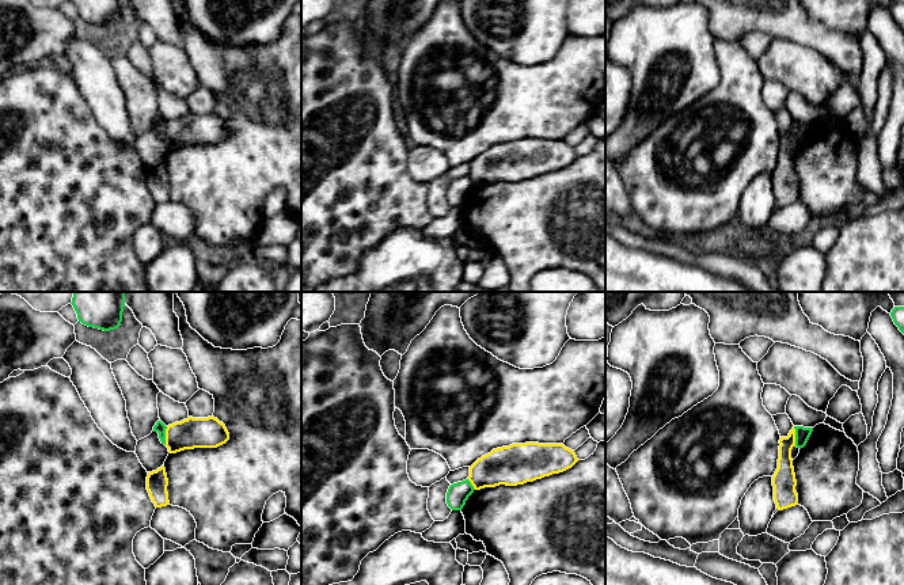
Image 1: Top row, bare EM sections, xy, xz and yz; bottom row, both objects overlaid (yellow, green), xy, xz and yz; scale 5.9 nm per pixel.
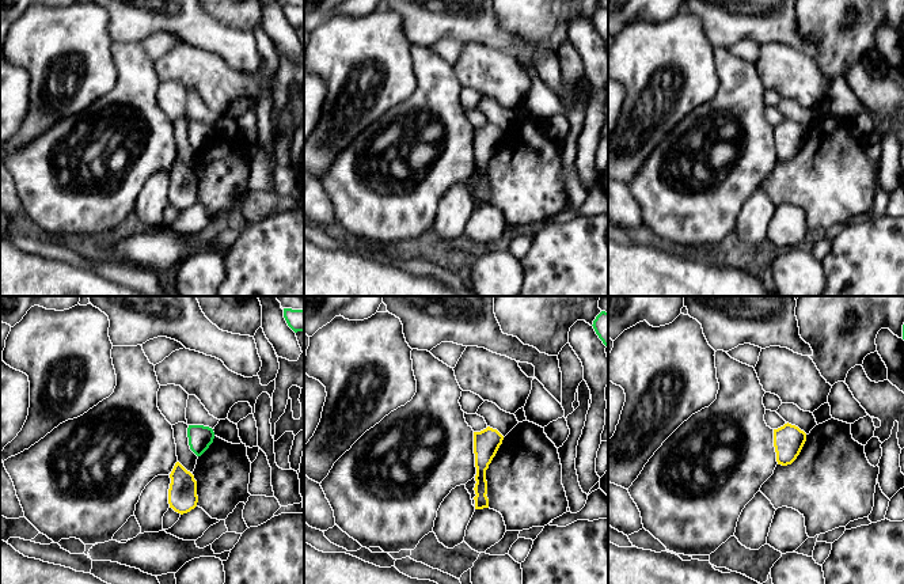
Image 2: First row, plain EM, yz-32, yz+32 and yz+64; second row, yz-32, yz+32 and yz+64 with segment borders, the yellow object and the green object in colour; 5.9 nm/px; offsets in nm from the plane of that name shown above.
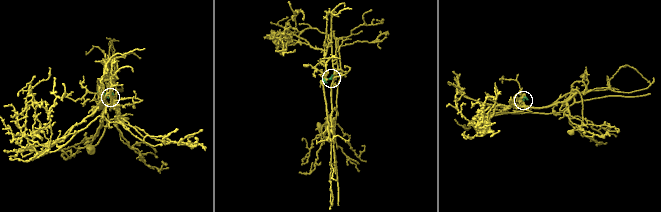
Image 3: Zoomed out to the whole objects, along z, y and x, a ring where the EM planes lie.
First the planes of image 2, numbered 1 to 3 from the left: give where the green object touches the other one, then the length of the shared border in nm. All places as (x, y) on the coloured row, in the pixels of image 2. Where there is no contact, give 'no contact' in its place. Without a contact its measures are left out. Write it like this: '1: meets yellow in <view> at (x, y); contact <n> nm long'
1: no contact
2: no contact
3: no contact

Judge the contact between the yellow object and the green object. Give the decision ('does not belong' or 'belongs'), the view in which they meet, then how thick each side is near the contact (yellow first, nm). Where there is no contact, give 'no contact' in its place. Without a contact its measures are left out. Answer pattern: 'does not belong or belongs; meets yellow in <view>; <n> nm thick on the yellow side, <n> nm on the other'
does not belong; meets yellow in yz; 120 nm thick on the yellow side, 90 nm on the other

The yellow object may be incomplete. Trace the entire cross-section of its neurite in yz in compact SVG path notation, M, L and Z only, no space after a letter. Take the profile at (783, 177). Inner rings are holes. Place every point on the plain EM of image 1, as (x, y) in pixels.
M794 122L787 133L780 133L779 140L778 164L772 172L772 182L776 205L783 206L798 201L797 176L791 155L791 145L795 143Z

